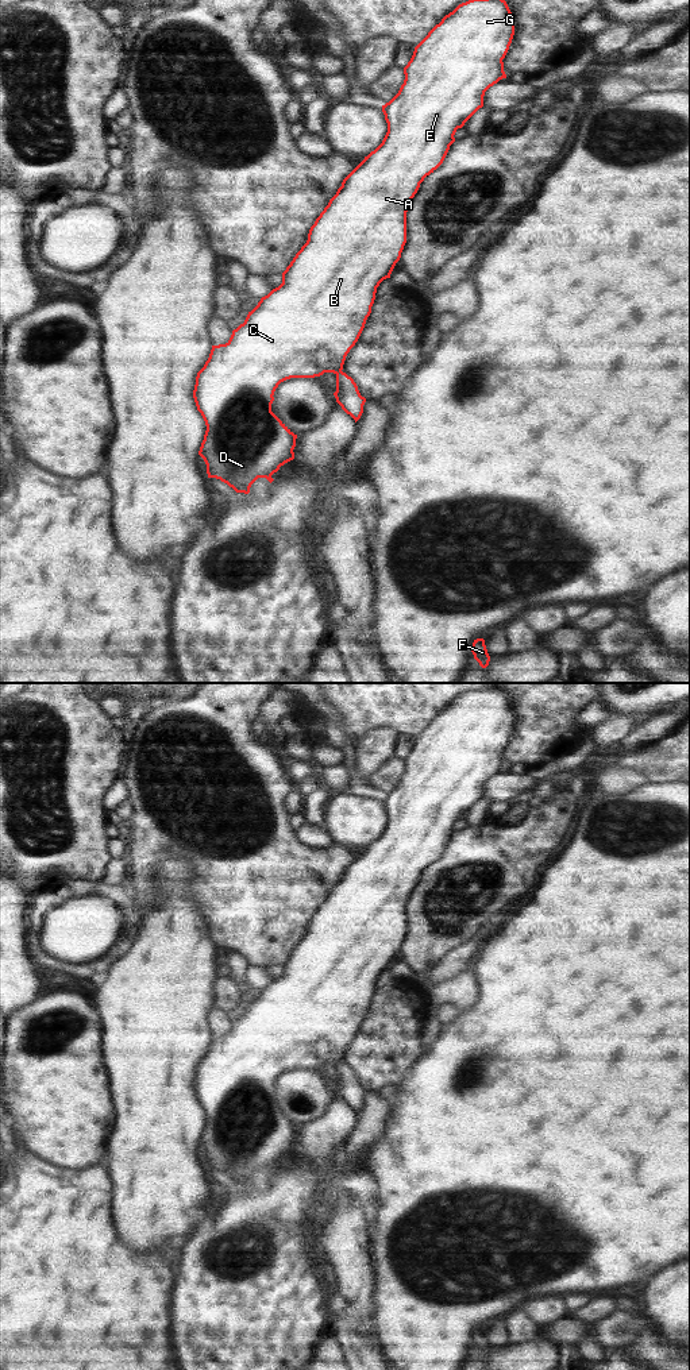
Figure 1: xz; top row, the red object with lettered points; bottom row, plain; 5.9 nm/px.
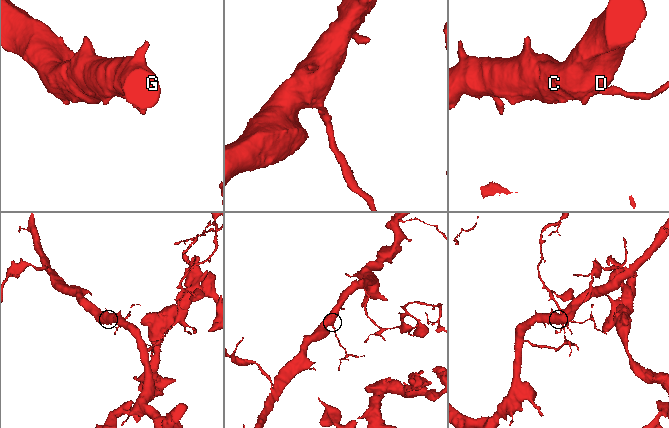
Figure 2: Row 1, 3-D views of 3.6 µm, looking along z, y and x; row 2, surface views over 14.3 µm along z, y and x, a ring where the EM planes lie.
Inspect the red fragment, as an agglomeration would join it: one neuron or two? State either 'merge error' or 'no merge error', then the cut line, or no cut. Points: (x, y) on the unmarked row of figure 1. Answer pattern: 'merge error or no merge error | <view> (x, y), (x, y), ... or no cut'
no merge error | no cut

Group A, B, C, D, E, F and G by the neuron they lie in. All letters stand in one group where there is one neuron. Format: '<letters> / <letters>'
A B C D E F G

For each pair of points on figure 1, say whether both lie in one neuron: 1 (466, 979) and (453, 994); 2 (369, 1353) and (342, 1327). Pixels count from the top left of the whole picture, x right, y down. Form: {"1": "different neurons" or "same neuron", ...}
{"1": "same neuron", "2": "same neuron"}

